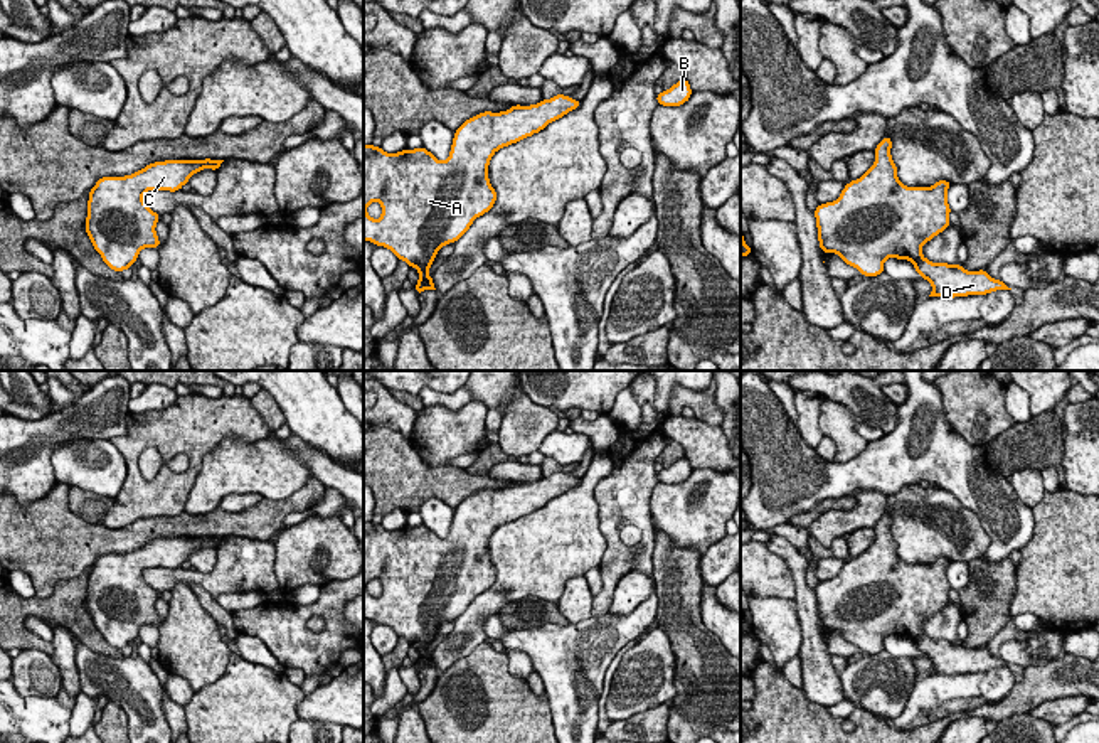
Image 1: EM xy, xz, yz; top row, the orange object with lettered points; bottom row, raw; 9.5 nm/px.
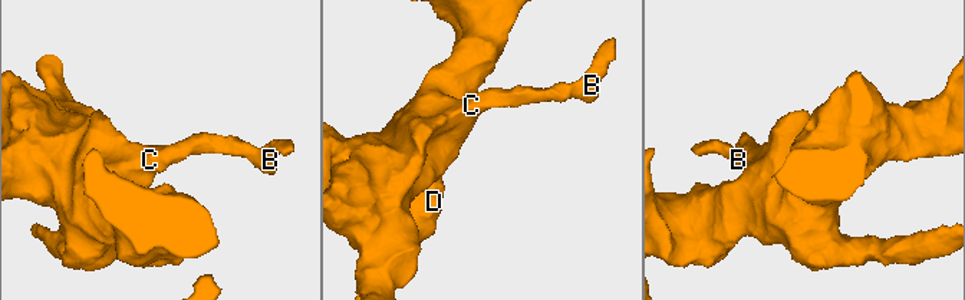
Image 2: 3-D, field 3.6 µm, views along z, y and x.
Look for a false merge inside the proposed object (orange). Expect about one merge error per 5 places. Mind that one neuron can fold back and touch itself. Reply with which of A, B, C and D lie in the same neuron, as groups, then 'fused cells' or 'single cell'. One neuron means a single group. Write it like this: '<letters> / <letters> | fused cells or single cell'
A B C D | single cell

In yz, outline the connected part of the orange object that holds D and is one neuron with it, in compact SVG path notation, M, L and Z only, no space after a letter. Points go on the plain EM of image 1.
M884 514L873 527L873 543L860 556L850 558L836 578L816 585L815 595L821 628L838 632L863 654L882 652L884 639L889 635L907 637L921 655L932 662L929 674L954 676L1011 667L985 647L968 649L961 642L932 640L922 633L922 623L951 601L951 585L946 575L951 561L937 558L932 564L905 564L897 556L897 543L890 526L892 517Z

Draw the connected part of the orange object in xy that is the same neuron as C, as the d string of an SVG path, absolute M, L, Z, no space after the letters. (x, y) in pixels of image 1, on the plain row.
M165 537L146 543L125 554L103 554L89 568L86 610L91 615L94 627L101 632L103 639L113 647L121 650L131 645L138 637L143 625L160 625L155 608L160 593L153 590L145 580L143 571L148 568L180 568L188 556L204 548L212 546L217 549L224 537Z

